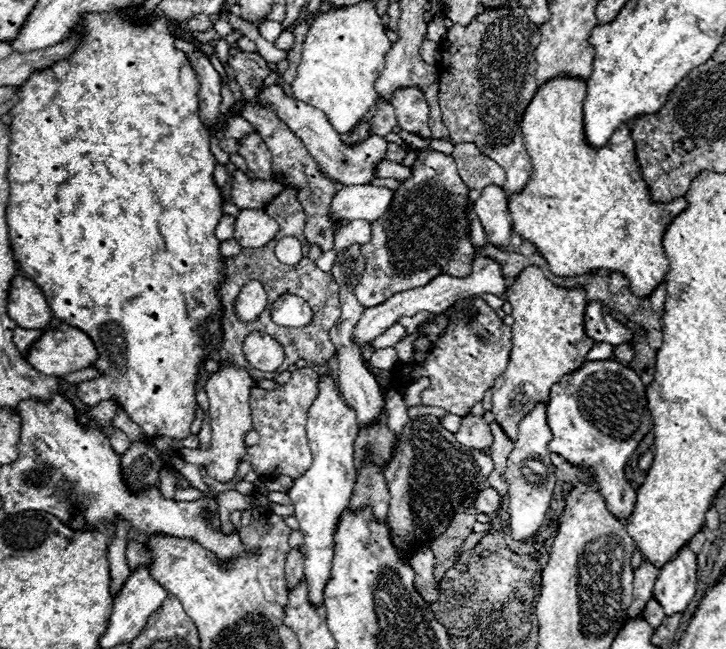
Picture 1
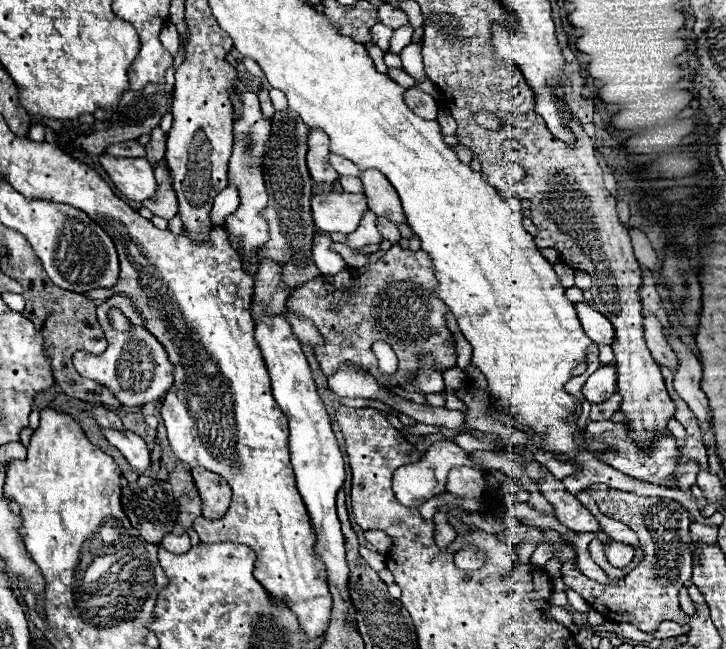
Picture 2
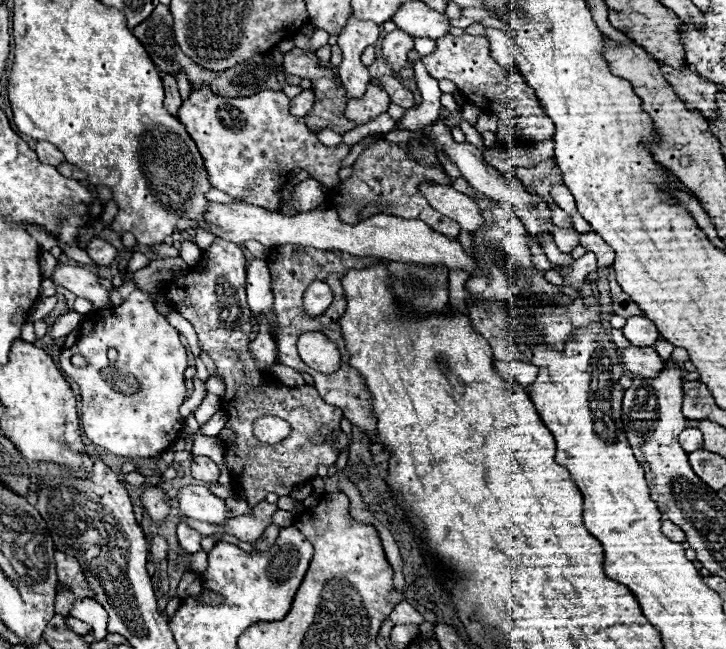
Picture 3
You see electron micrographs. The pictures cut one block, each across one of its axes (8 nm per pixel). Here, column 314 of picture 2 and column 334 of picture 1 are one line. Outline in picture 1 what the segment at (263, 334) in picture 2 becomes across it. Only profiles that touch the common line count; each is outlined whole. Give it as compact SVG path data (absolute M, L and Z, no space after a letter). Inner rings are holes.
M322 376L318 382L318 394L308 410L306 430L314 462L310 464L306 474L302 474L294 482L294 486L288 490L288 496L294 506L294 516L300 522L300 530L304 534L302 562L304 562L304 580L308 584L308 598L312 606L320 606L324 600L324 586L330 580L334 556L334 532L342 512L350 504L356 482L356 466L354 466L354 440L358 436L356 414L344 404L330 376Z

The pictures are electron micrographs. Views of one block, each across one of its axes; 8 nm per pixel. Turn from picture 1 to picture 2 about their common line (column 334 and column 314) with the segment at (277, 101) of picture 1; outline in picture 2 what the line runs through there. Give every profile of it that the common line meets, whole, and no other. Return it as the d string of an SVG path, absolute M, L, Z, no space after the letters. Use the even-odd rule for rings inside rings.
M310 130L310 138L308 138L308 170L314 182L320 184L336 184L338 182L338 174L336 170L332 170L330 162L328 162L328 136L320 130Z

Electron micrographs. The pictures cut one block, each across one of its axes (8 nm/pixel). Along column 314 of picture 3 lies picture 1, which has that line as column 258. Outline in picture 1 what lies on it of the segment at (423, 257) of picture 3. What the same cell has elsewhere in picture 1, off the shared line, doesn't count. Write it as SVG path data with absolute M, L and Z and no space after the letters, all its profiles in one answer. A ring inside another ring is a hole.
M240 210L234 224L234 240L242 248L266 246L278 232L278 223L264 210Z

